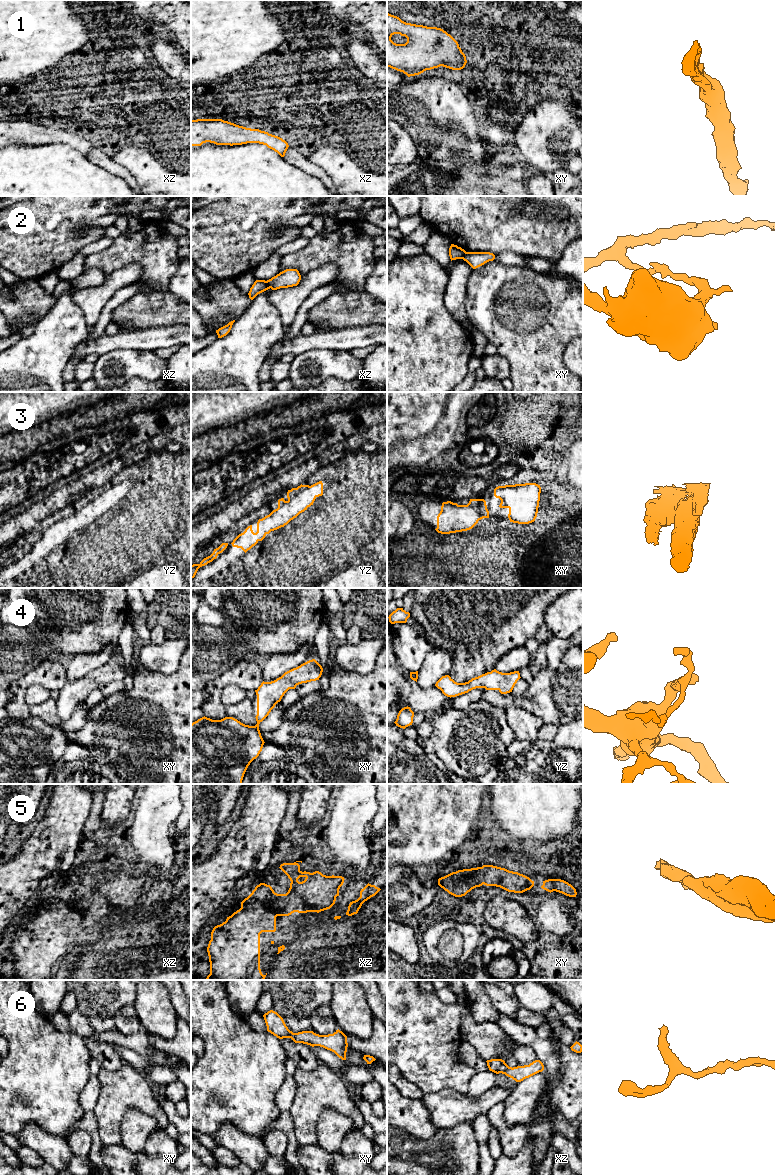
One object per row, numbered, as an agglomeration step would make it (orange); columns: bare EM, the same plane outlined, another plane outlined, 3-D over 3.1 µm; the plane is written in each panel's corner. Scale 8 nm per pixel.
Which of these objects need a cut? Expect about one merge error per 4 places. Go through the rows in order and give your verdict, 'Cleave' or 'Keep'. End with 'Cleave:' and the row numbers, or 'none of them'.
1: Keep
2: Cleave
3: Cleave
4: Keep
5: Keep
6: Keep
Cleave: 2, 3

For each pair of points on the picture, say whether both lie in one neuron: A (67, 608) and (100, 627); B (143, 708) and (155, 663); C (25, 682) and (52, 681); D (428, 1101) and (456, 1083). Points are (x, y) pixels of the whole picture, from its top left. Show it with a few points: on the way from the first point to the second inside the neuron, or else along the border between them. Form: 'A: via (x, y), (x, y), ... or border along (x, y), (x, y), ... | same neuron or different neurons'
A: via (77, 608), (90, 609), (98, 617) | same neuron
B: border along (176, 669), (160, 673), (139, 668), (133, 674) | different neurons
C: via (32, 679), (45, 679) | same neuron
D: border along (466, 1093), (450, 1089), (439, 1089), (424, 1094) | different neurons

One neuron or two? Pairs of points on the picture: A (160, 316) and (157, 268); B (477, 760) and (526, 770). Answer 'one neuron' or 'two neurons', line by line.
A: two neurons
B: two neurons

